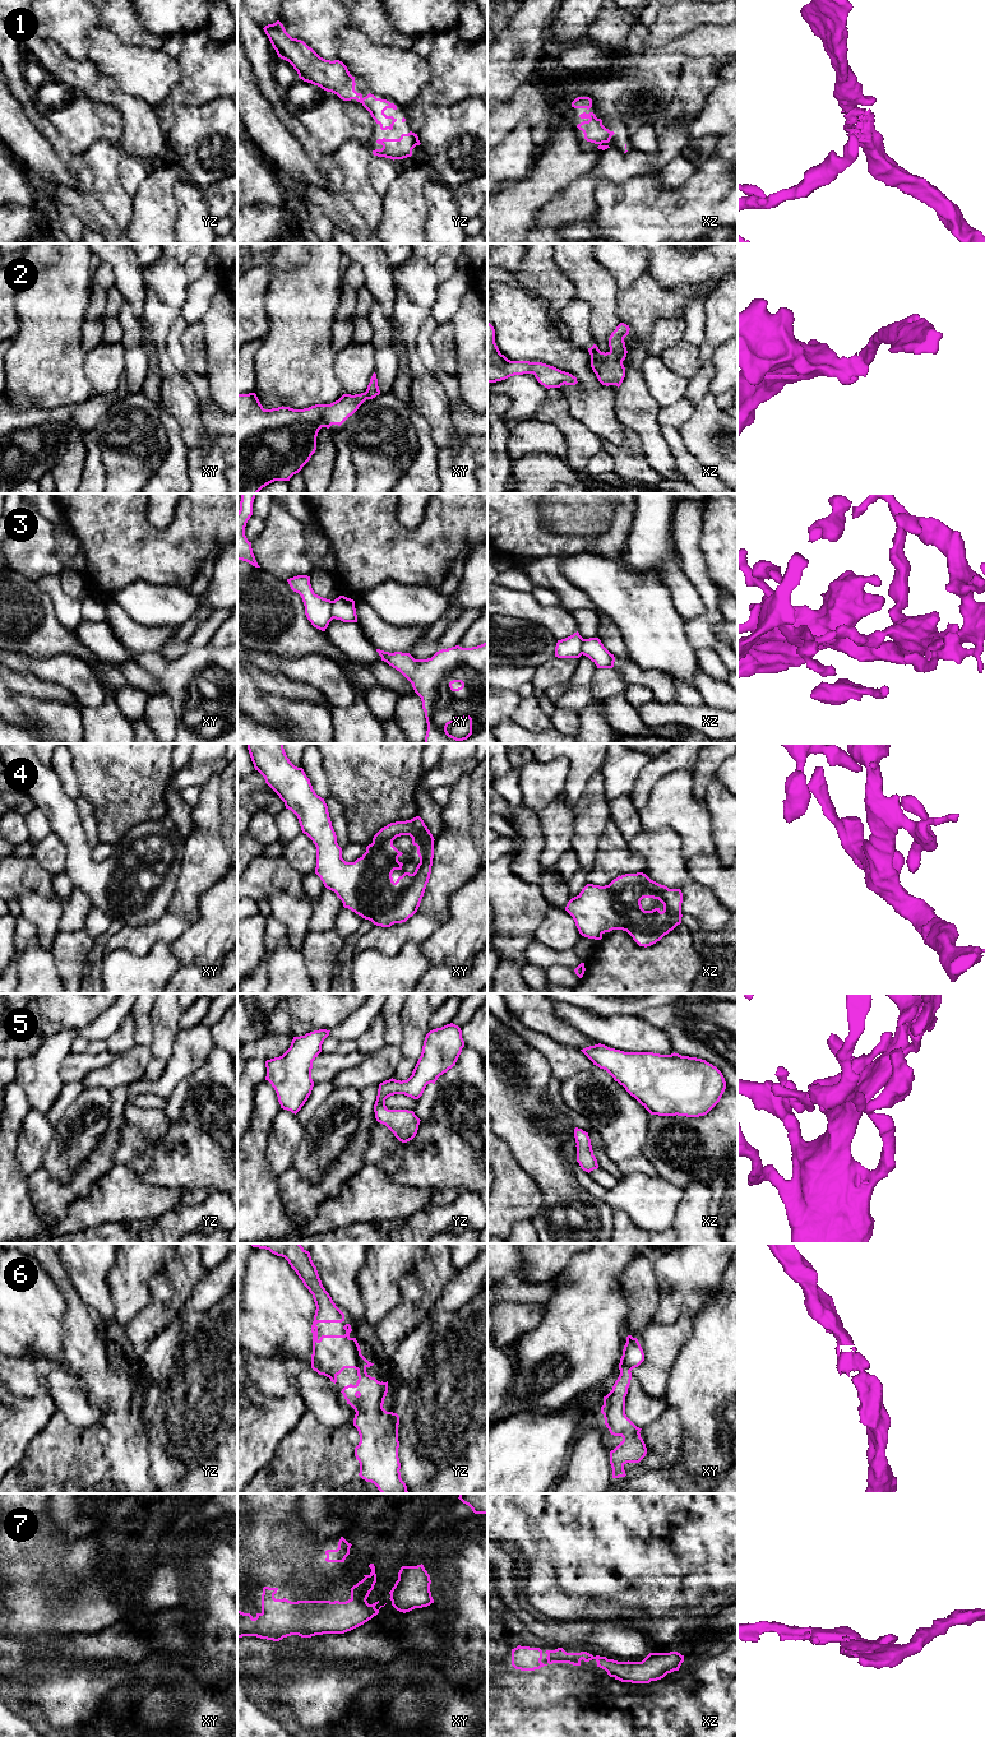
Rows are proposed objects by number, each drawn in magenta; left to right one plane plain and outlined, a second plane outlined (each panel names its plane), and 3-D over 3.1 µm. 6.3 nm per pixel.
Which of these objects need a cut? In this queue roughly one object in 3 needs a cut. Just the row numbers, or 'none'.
3

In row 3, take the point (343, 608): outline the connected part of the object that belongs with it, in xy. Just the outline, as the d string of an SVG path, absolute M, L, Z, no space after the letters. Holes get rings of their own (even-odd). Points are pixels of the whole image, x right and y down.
M339 596L333 601L333 619L343 622L357 622L355 601L344 596Z

